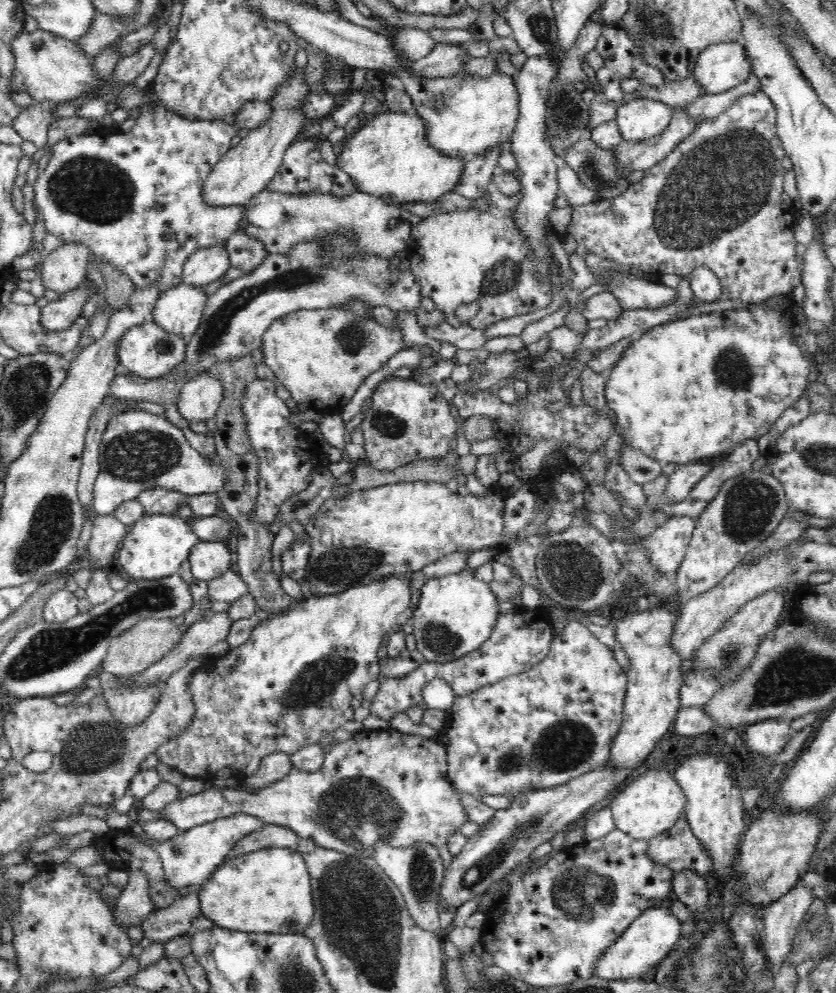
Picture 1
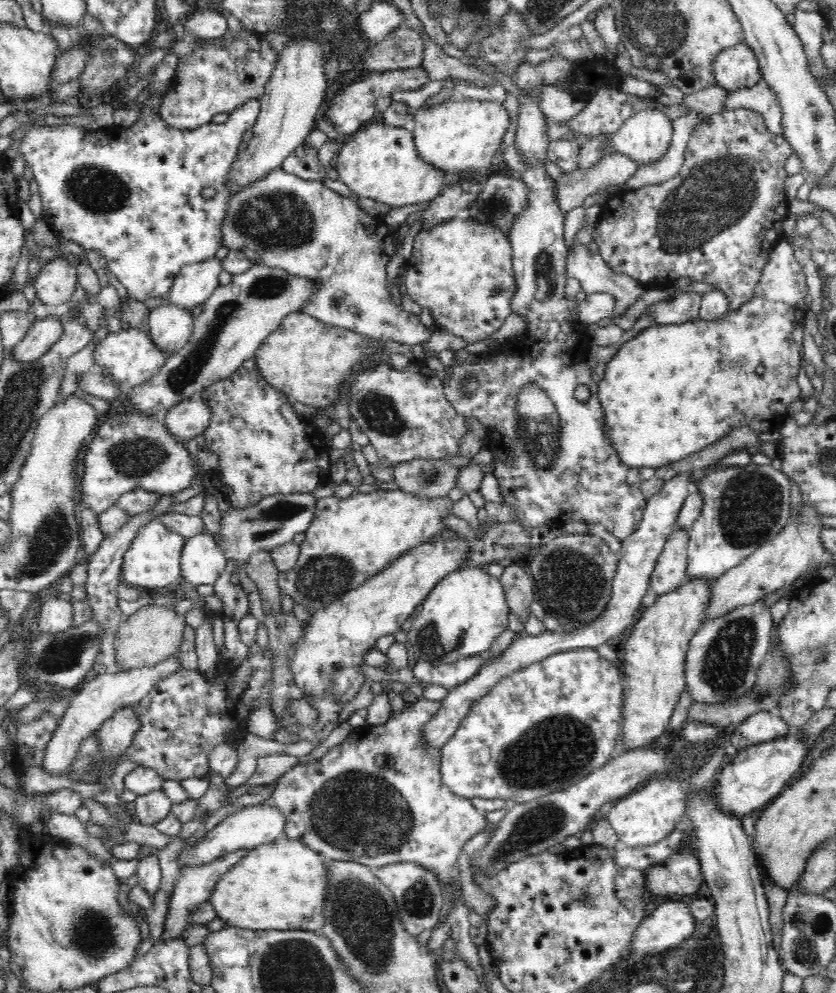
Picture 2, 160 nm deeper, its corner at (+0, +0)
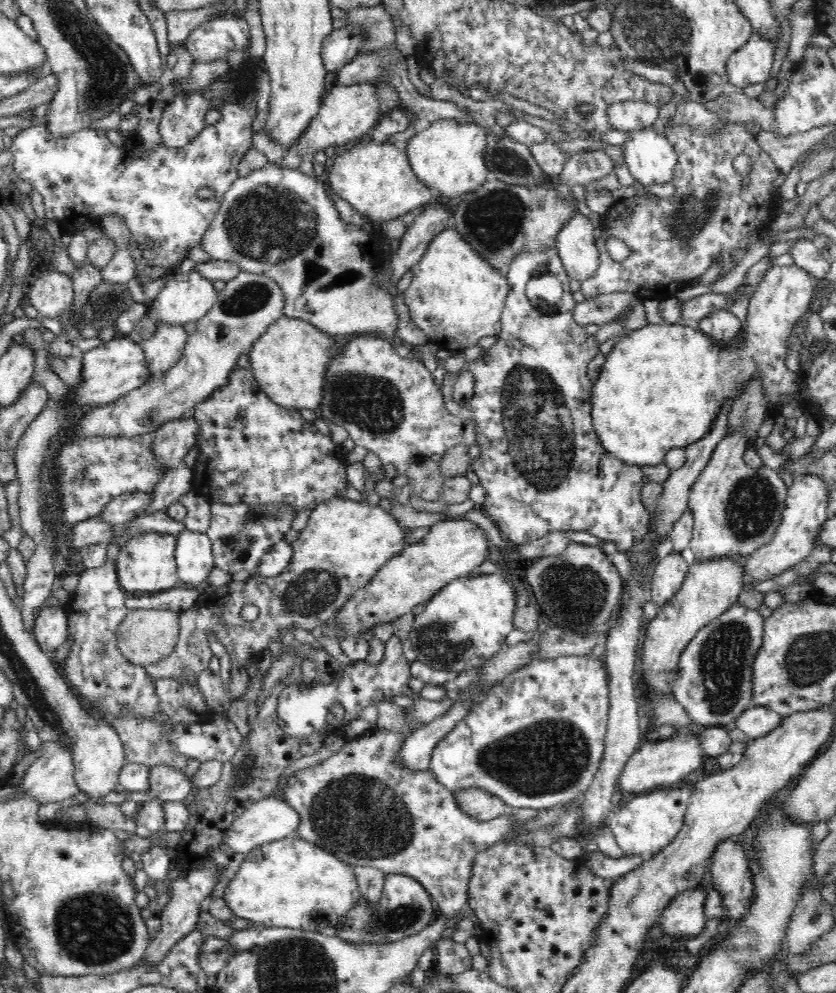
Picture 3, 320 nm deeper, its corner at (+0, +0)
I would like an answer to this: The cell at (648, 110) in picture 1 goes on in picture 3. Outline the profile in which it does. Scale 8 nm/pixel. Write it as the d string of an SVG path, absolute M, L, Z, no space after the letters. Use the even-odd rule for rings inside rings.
M652 127L634 131L631 137L632 139L623 146L625 154L624 163L635 180L644 188L671 182L677 165L678 155L669 139L666 139L664 135L658 134Z

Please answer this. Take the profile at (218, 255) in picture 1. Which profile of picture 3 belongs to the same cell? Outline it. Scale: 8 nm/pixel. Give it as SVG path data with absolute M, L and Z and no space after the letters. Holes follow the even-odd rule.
M189 271L186 274L176 273L147 306L145 316L157 327L162 325L184 326L188 323L196 323L214 306L218 293L212 287L212 281L202 277L196 271Z

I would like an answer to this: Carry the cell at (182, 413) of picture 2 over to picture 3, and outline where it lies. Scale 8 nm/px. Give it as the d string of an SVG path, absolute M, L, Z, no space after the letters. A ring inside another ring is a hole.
M191 415L165 422L152 433L152 453L163 472L183 462L192 446L197 444L200 427Z

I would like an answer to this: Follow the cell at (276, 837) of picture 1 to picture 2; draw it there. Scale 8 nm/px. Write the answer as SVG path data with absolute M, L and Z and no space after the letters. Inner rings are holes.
M249 850L229 852L208 862L208 864L186 864L176 878L173 892L169 898L168 910L164 920L164 933L172 936L172 939L181 938L191 924L191 916L194 911L203 903L209 900L216 883L224 876L237 862L240 862Z

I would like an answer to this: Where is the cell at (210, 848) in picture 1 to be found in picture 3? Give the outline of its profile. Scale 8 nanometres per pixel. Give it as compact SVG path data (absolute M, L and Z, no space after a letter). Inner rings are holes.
M274 797L263 798L252 803L241 815L237 816L232 826L227 830L227 845L234 852L247 855L259 846L275 840L282 840L290 833L296 833L299 824L300 815L286 801Z

